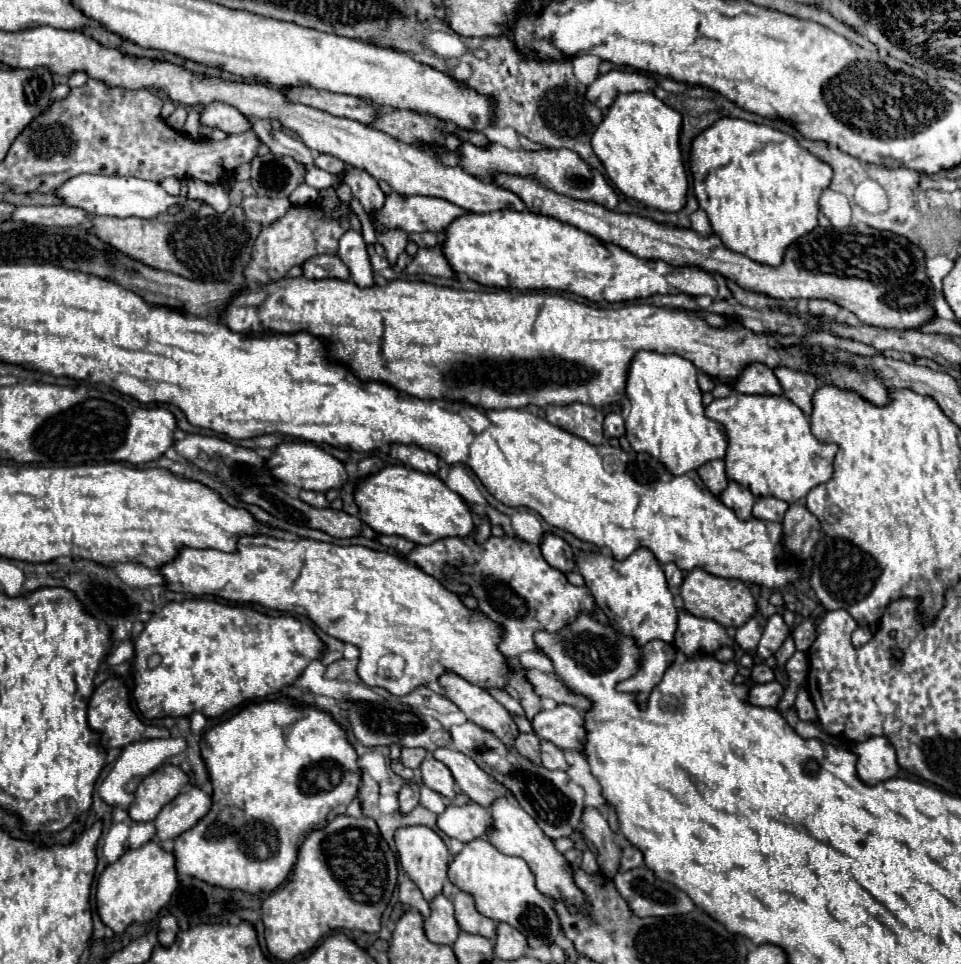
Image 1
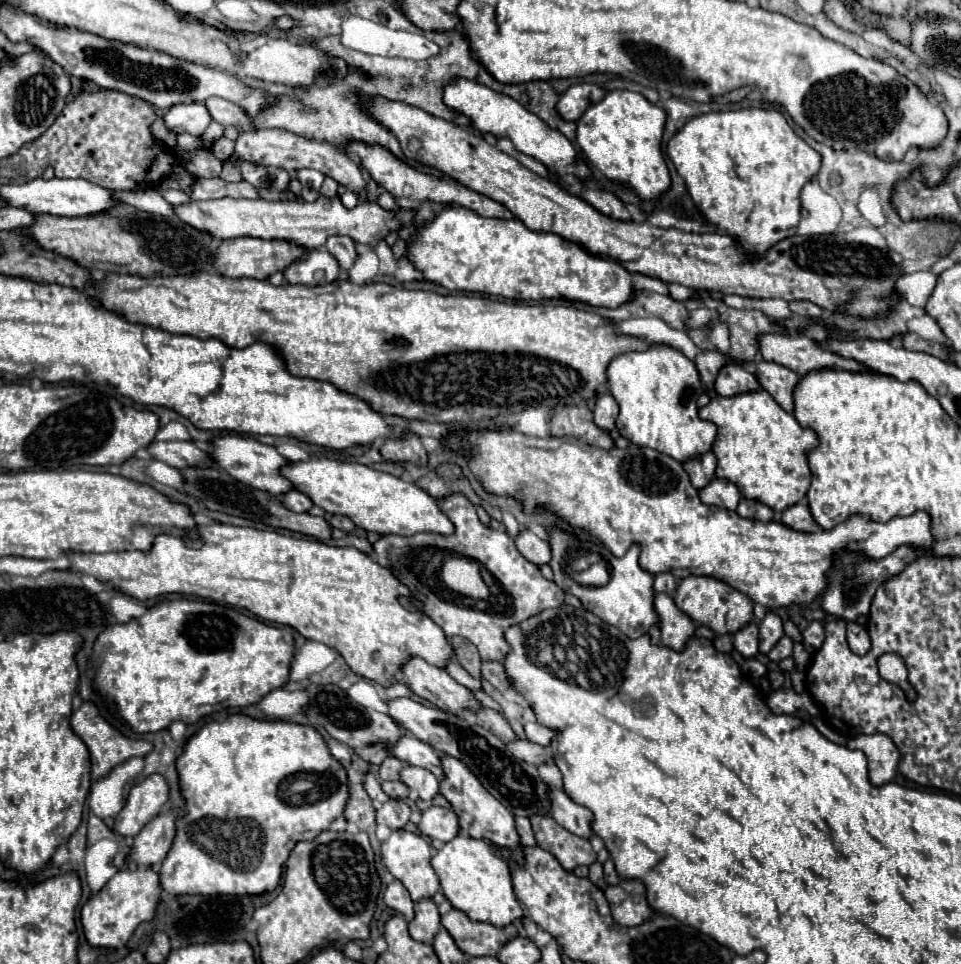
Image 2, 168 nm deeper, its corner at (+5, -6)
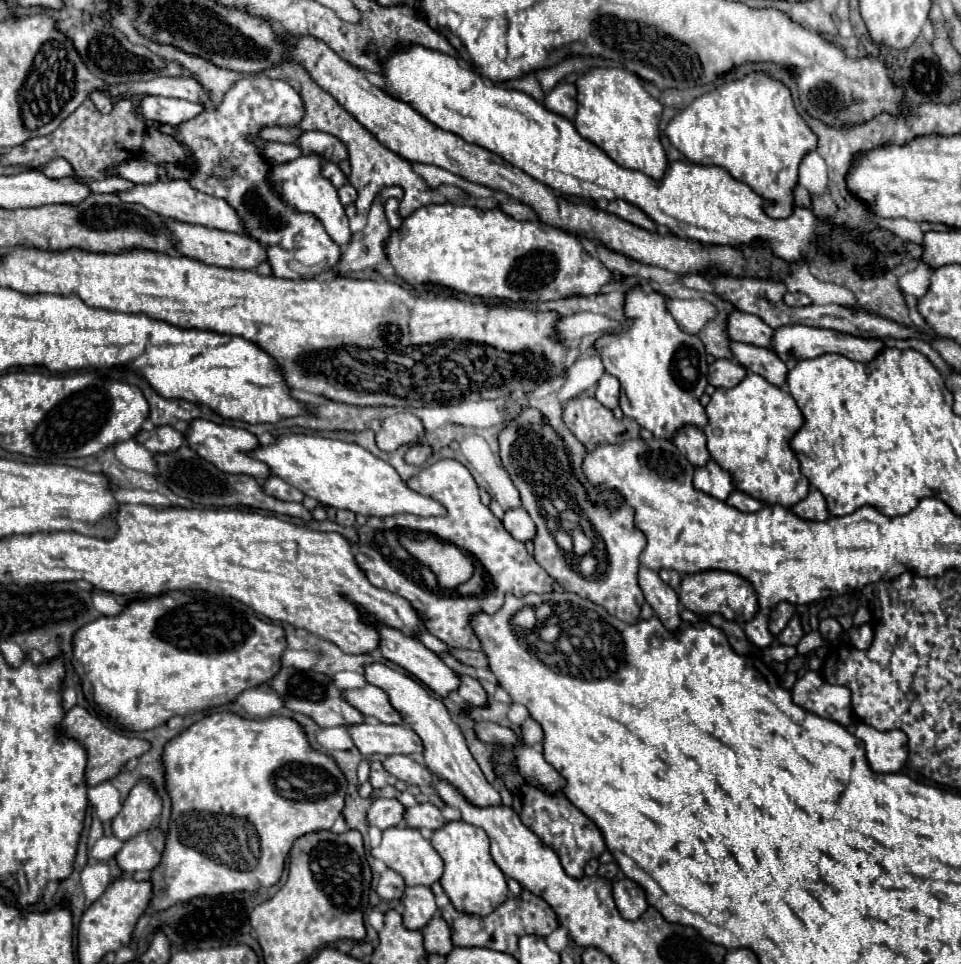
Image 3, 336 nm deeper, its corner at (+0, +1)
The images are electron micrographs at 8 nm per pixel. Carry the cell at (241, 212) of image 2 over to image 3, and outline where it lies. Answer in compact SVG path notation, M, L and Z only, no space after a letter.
M158 181L154 185L136 185L132 191L120 193L120 199L126 203L140 203L154 213L172 217L182 223L202 225L202 227L230 231L230 233L246 233L244 221L240 219L240 215L236 215L236 211L232 211L232 207L228 207L226 199L216 199L212 195L204 195L202 191L196 191L194 187L190 187L188 181Z

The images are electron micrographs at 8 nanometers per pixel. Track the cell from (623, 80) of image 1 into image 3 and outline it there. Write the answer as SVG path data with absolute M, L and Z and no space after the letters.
M560 83L556 85L544 99L544 107L552 113L564 115L566 119L574 119L576 115L576 85Z

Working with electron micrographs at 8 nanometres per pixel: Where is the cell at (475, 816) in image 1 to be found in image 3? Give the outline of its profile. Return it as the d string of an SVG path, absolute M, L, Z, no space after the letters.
M418 803L416 807L408 807L404 819L410 827L416 827L422 833L422 836L429 840L436 829L440 829L448 823L442 817L440 809L432 803Z

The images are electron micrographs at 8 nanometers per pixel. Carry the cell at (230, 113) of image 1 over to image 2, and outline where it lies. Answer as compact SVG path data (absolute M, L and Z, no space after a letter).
M175 104L171 106L163 116L165 128L179 134L189 132L193 136L201 136L205 128L209 126L211 118L207 114L207 108L201 104Z

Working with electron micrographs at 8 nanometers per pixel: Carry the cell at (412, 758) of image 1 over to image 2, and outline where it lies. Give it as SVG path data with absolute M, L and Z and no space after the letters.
M387 756L387 758L381 762L381 766L379 766L377 778L379 778L379 780L397 780L401 766L403 766L403 762L399 762L397 758Z

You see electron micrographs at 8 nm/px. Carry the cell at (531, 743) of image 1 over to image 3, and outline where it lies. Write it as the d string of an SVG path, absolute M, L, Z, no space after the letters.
M464 675L460 679L462 679L462 685L458 689L458 695L464 697L464 701L470 703L470 705L474 705L474 707L486 709L488 707L488 693L482 689L482 685L478 683L478 679L472 679L468 675Z

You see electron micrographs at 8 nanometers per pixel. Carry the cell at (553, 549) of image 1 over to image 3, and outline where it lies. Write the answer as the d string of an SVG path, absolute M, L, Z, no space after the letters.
M510 509L506 511L502 519L504 527L510 531L510 535L522 543L532 541L536 537L536 525L532 523L530 515L524 509Z

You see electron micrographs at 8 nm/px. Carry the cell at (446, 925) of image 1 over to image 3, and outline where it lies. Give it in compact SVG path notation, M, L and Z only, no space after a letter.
M406 887L402 903L406 905L404 925L408 929L424 929L438 911L434 893L428 887Z

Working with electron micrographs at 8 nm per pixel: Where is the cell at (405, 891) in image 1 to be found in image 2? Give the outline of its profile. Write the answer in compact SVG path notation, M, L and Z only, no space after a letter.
M399 880L387 884L385 894L383 894L383 902L385 902L389 908L393 908L393 910L397 910L399 914L403 914L405 920L411 920L411 918L413 918L413 900L411 900L411 896L407 894L405 886L403 886Z

